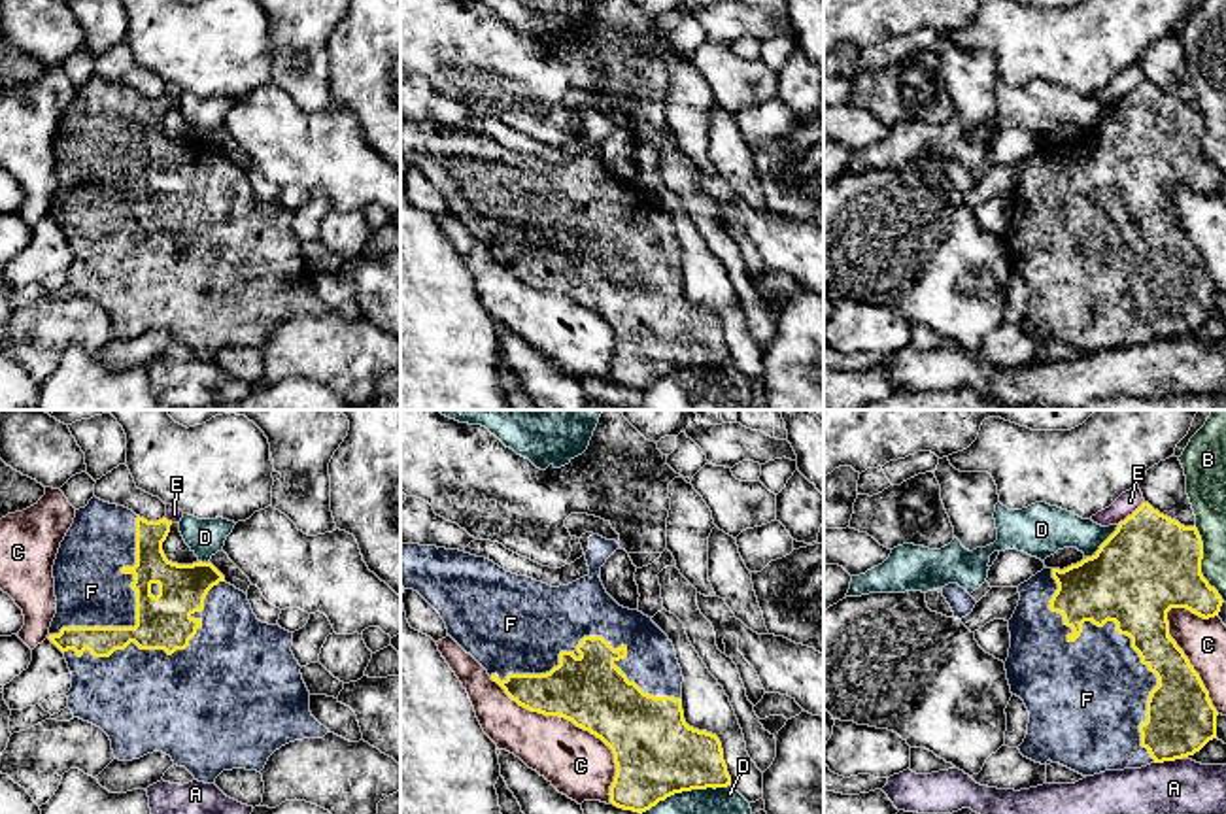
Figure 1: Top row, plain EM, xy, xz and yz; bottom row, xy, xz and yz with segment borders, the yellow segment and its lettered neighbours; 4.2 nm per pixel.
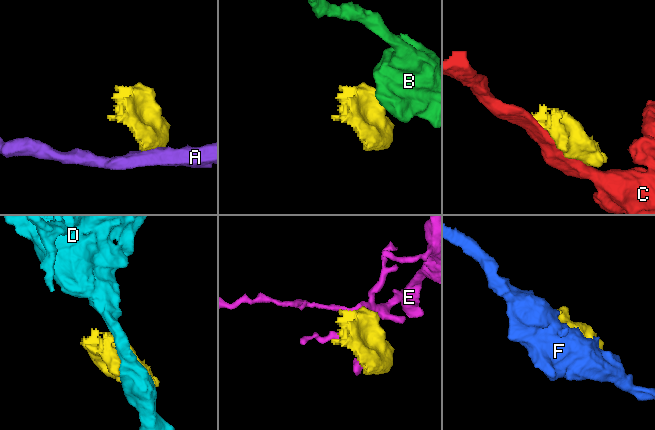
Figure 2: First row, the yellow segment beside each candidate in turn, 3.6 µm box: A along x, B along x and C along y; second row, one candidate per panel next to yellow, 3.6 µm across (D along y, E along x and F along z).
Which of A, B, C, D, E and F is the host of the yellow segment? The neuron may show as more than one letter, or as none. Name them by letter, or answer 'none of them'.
F

